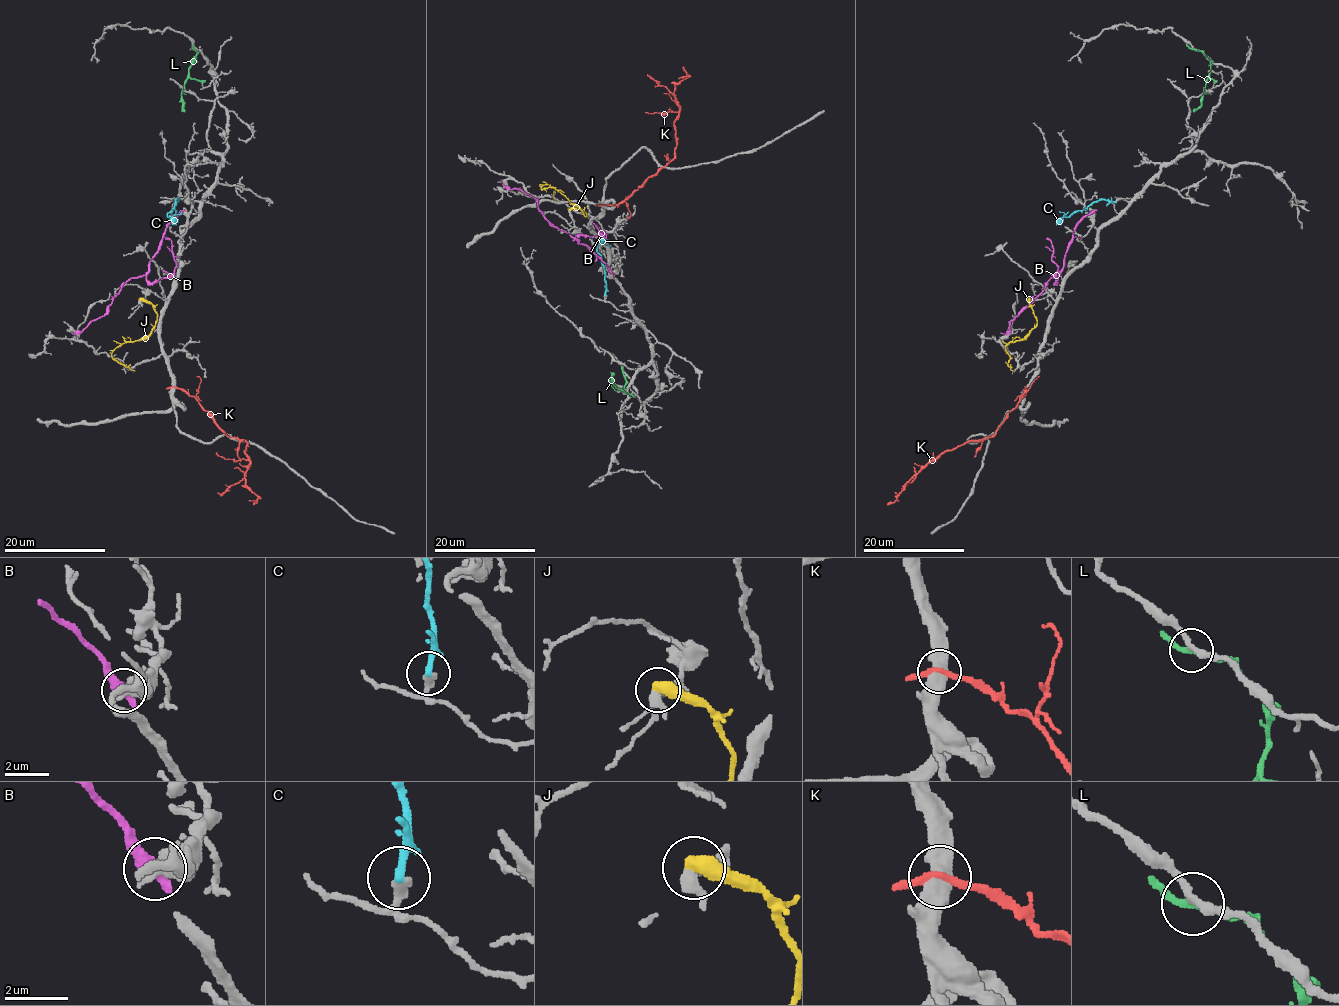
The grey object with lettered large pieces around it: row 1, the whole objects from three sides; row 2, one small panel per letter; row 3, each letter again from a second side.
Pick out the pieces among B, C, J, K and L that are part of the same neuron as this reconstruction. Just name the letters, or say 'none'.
none

